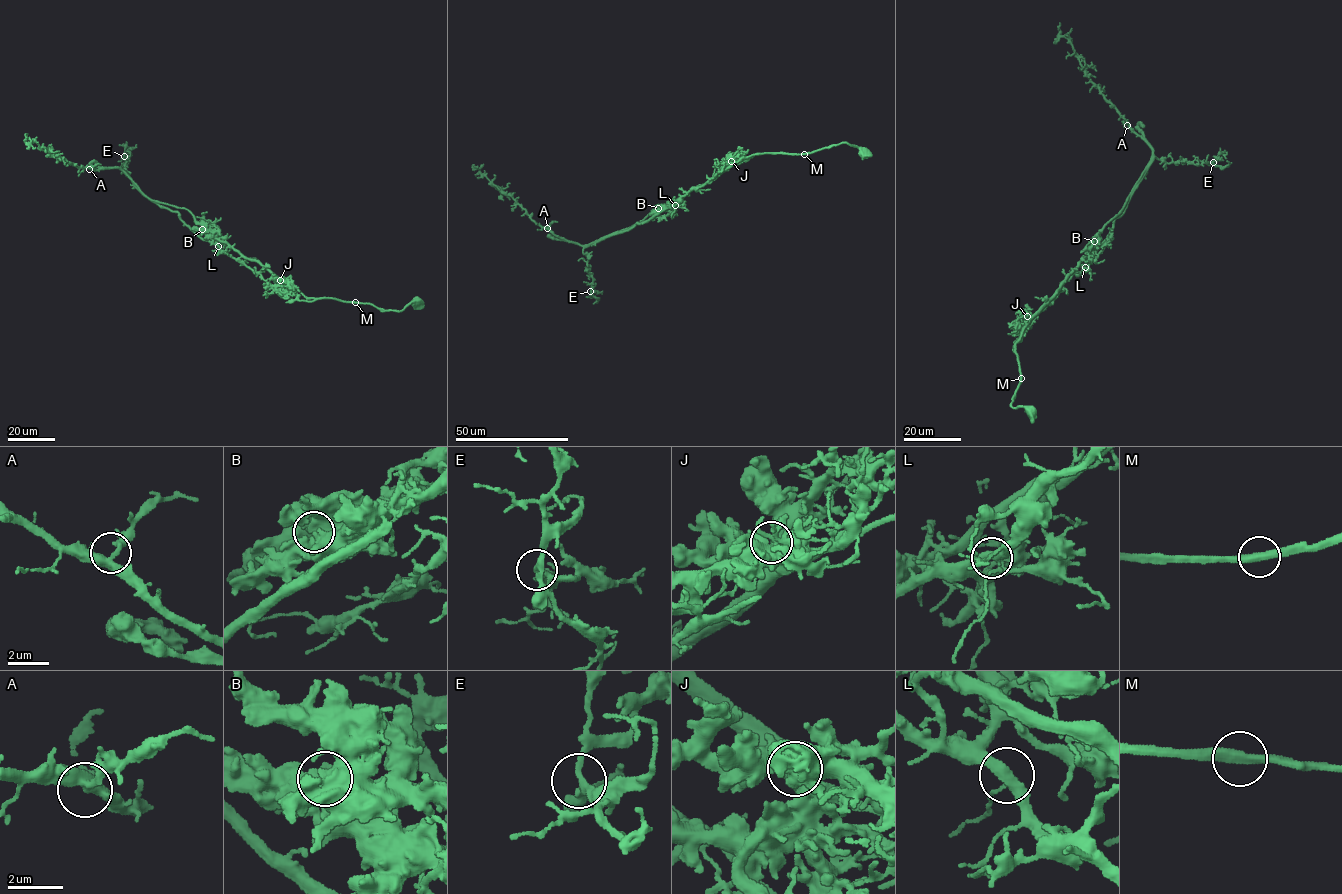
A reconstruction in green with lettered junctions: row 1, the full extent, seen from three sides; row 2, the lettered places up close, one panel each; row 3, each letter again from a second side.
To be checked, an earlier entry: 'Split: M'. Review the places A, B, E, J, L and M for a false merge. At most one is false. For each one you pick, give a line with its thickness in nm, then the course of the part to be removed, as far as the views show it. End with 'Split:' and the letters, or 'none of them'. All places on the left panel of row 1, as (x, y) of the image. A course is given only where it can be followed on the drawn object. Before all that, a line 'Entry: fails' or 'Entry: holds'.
Entry: holds
M: Thickness 380 nm. Course of the part to remove: (355, 302), (290, 300), (196, 234), (178, 212), (145, 197), (119, 169), (79, 167), (26, 143), (26, 134)
Split: M

